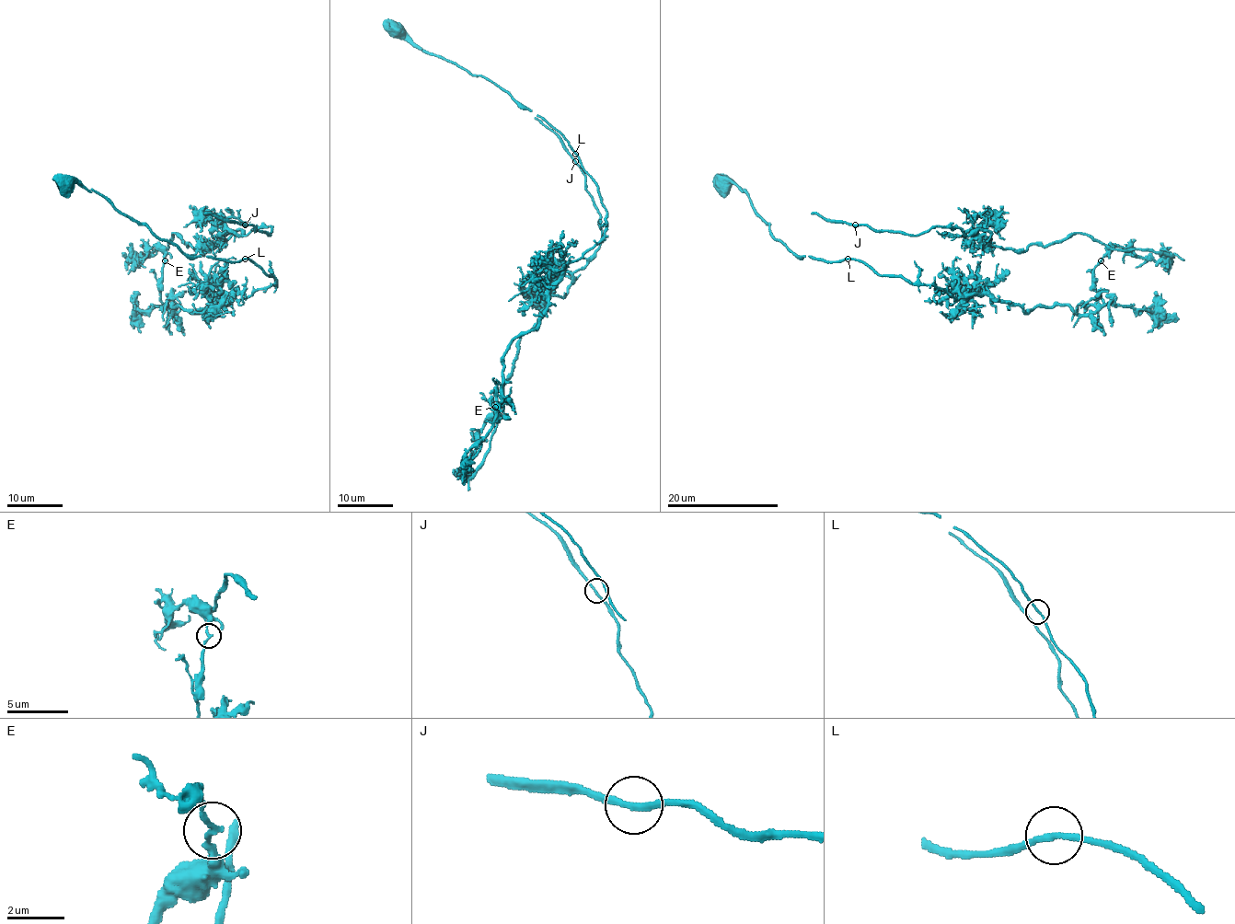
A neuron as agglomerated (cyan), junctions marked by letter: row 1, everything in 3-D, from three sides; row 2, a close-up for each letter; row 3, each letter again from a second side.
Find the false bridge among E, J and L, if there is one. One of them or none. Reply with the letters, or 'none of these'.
E

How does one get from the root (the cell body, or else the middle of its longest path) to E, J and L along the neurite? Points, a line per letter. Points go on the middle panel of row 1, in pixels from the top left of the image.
E: (394, 28), (542, 116), (578, 156), (605, 211), (605, 236), (566, 266), (540, 322), (509, 345), (495, 407)
J: (394, 28), (542, 116), (605, 211), (605, 236), (509, 345), (496, 412), (520, 337), (602, 240), (575, 161)
L: (394, 28), (398, 25), (422, 50), (504, 88), (553, 126), (575, 154)

